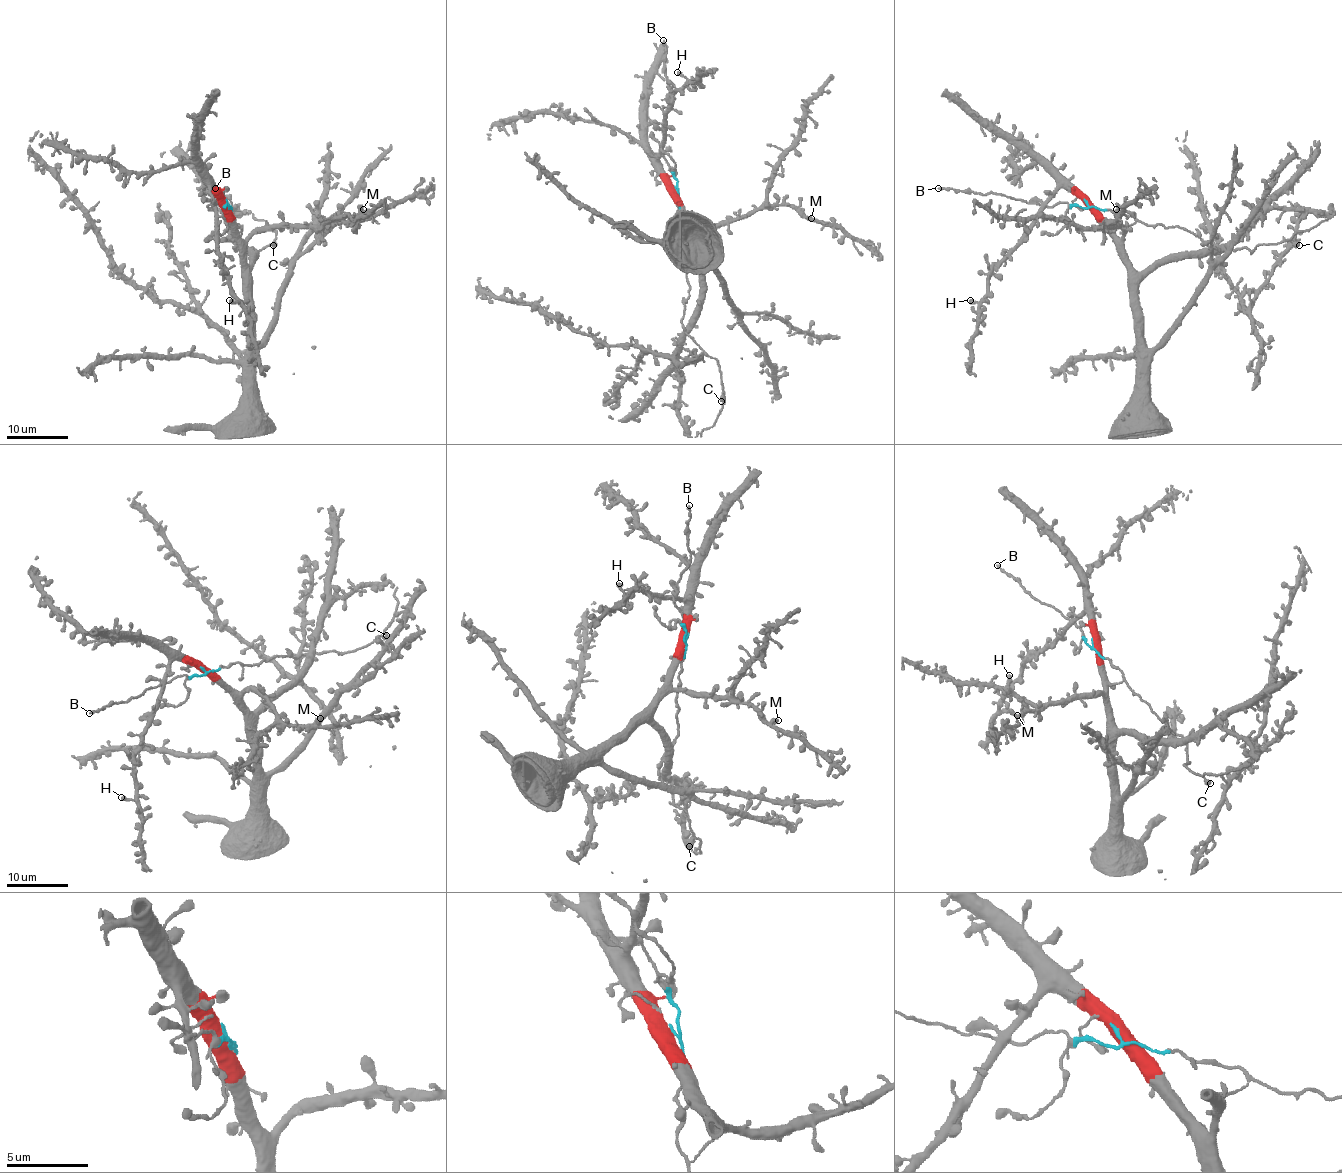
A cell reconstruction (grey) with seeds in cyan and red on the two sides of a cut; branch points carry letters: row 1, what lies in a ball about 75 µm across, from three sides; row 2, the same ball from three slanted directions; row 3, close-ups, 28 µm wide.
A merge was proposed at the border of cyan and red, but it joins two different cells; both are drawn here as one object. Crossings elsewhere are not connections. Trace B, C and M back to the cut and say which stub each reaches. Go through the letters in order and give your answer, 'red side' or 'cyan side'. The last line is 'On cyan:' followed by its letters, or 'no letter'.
B: cyan side
C: cyan side
M: red side
On cyan: B, C

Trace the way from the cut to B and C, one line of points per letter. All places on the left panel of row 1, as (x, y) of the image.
B: (227, 202), (228, 207), (222, 202), (213, 205), (223, 193), (220, 195), (216, 188)
C: (227, 202), (231, 208), (228, 214), (242, 230), (236, 250), (260, 250), (274, 241), (273, 245)

